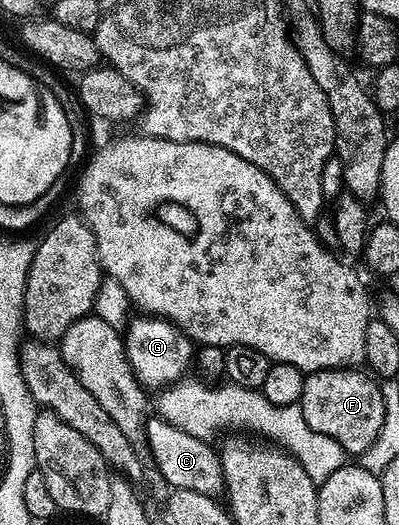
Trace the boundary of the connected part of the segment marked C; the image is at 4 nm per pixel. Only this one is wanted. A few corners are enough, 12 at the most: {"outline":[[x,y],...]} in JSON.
{"outline":[[149,419],[148,454],[169,489],[224,492],[220,454]]}

